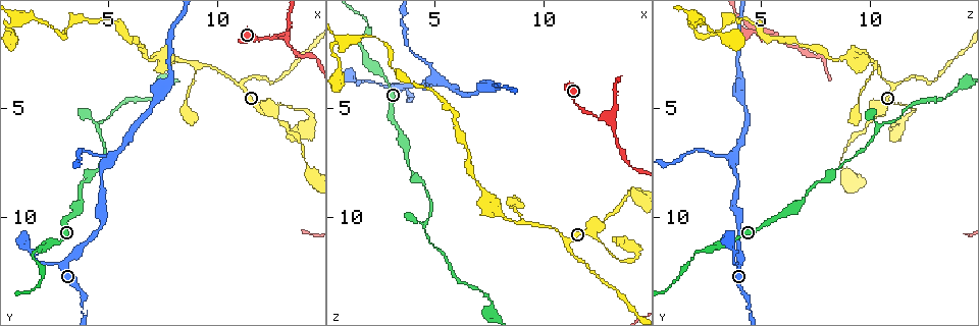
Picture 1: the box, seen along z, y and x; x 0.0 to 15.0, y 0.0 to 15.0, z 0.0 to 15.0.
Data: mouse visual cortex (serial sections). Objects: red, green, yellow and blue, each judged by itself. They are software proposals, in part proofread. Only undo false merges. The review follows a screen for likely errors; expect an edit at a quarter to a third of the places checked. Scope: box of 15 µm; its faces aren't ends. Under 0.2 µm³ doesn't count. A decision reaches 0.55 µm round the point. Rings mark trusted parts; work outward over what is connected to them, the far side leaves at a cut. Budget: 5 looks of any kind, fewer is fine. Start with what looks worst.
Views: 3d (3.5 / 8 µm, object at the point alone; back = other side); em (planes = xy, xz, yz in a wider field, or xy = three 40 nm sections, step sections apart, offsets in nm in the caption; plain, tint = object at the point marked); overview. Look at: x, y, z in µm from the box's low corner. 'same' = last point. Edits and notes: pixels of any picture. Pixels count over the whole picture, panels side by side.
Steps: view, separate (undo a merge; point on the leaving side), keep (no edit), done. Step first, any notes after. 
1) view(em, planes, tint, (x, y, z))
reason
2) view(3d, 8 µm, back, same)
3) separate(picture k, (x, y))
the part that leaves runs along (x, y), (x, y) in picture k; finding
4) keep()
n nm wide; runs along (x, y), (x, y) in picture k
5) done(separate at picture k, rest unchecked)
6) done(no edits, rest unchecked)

view(3d, 3.5 µm, (4.5, 5.7, 10.4))
sharp bend

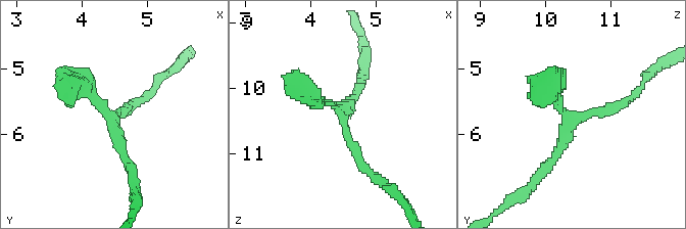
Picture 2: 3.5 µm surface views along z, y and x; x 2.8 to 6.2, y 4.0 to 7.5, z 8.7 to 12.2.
view(em, xy, step 5, tint, (4.45, 5.75, 10.45))
need the tissue

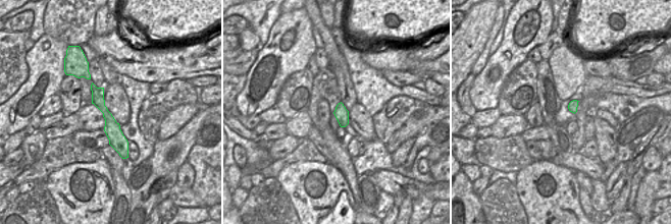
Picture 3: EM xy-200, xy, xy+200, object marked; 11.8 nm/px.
keep()
runs along (93, 88), (116, 140), (123, 149) in picture 3; one cell here

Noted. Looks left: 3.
view(3d, 8 µm, (13.0, 1.7, 5.6))

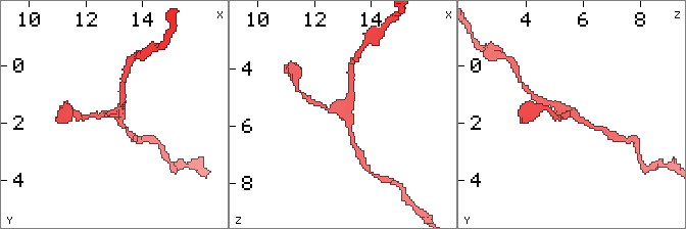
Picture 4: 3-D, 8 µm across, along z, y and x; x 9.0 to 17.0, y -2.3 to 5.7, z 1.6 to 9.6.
view(em, xy, step 2, tint, (12.9, 1.7, 5.6))

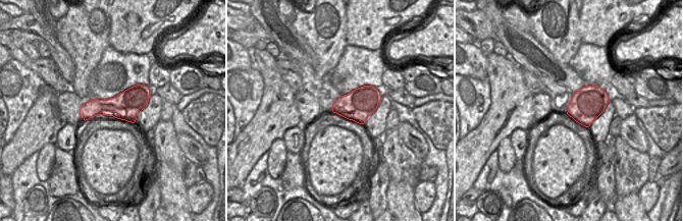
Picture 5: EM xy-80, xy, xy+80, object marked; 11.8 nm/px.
keep()
runs along (314, 102), (345, 116), (351, 135) in picture 4; one cell here

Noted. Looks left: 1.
done(no edits, rest unchecked)

